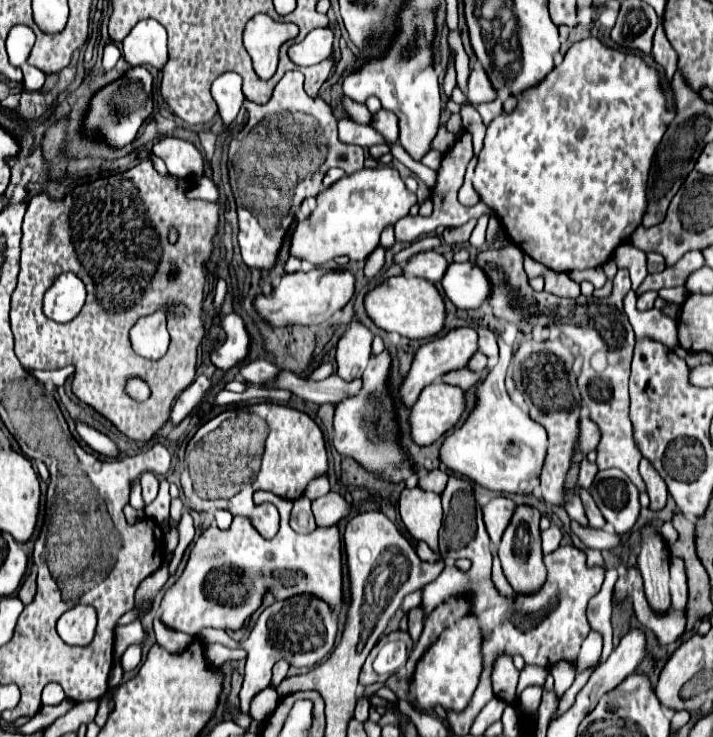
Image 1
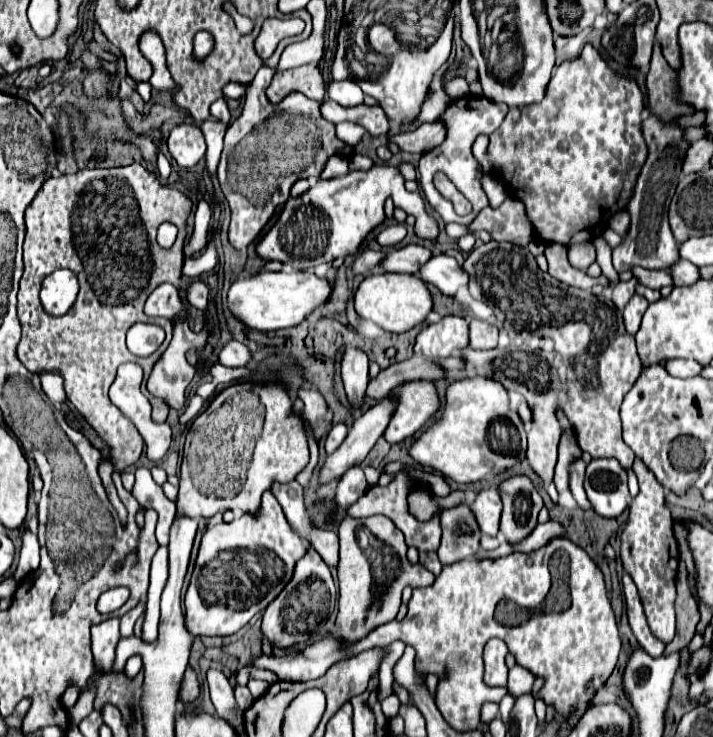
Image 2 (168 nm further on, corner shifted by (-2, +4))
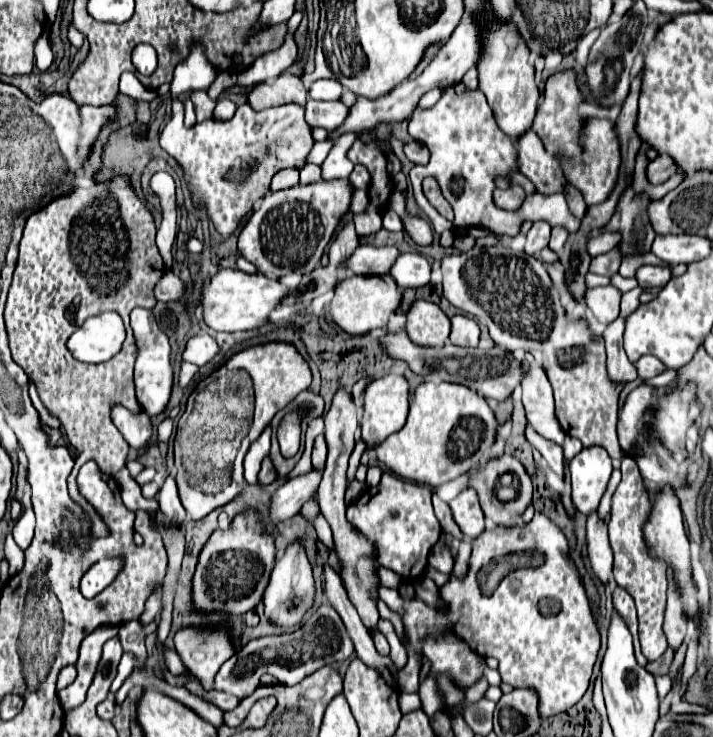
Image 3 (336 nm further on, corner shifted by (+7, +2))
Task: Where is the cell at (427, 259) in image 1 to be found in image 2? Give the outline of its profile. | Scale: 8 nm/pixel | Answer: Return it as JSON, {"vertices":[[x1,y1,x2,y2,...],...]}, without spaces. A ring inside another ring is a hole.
{"vertices":[[410,243,404,247,398,247,394,251,390,251,380,263,378,267,382,267,388,273,412,273,418,275,418,267,422,267,422,263,426,263,426,259,430,259,430,251,422,245]]}

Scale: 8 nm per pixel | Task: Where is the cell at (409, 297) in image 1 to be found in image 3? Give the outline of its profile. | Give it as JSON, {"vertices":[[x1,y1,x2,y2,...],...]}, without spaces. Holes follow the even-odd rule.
{"vertices":[[353,275,337,285,335,297,331,301,331,317,333,317,333,323,339,325,341,329,345,329,347,333,363,335,373,329,387,327,389,317,401,307,401,299,403,299,403,291,389,275,381,275,381,277]]}

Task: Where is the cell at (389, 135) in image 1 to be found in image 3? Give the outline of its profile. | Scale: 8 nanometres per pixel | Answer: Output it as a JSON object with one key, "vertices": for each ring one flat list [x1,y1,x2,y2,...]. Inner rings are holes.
{"vertices":[[309,99,305,105,305,115,311,127,323,127,327,131,333,131,337,129,337,125,345,123,345,117,349,115,349,107,345,107,341,101]]}

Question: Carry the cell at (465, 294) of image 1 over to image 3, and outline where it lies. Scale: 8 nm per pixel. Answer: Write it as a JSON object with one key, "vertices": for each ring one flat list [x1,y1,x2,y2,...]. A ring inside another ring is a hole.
{"vertices":[[403,253,391,267,389,275,401,289,423,287,431,281,431,263,419,253]]}

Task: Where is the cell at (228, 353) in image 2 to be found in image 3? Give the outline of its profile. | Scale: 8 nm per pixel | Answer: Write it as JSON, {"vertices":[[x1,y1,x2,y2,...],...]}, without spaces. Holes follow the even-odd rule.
{"vertices":[[197,335,187,341,187,349,183,351,183,361,189,361,189,363,195,363,201,367,201,365,209,363,217,353,219,353,219,345,213,337]]}

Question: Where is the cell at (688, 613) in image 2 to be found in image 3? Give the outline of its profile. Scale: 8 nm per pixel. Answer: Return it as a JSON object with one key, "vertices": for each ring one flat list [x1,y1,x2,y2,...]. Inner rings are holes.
{"vertices":[[668,647,664,653,662,659,657,662,649,662,646,665,646,669,654,675,654,677,663,676,669,672,670,666,674,658,673,650]]}

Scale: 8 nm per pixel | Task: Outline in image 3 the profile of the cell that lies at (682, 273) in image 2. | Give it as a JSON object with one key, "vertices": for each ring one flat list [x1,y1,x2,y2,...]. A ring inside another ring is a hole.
{"vertices":[[645,265,637,271,637,281,643,289,647,287,665,287,673,279,671,267,651,267]]}

